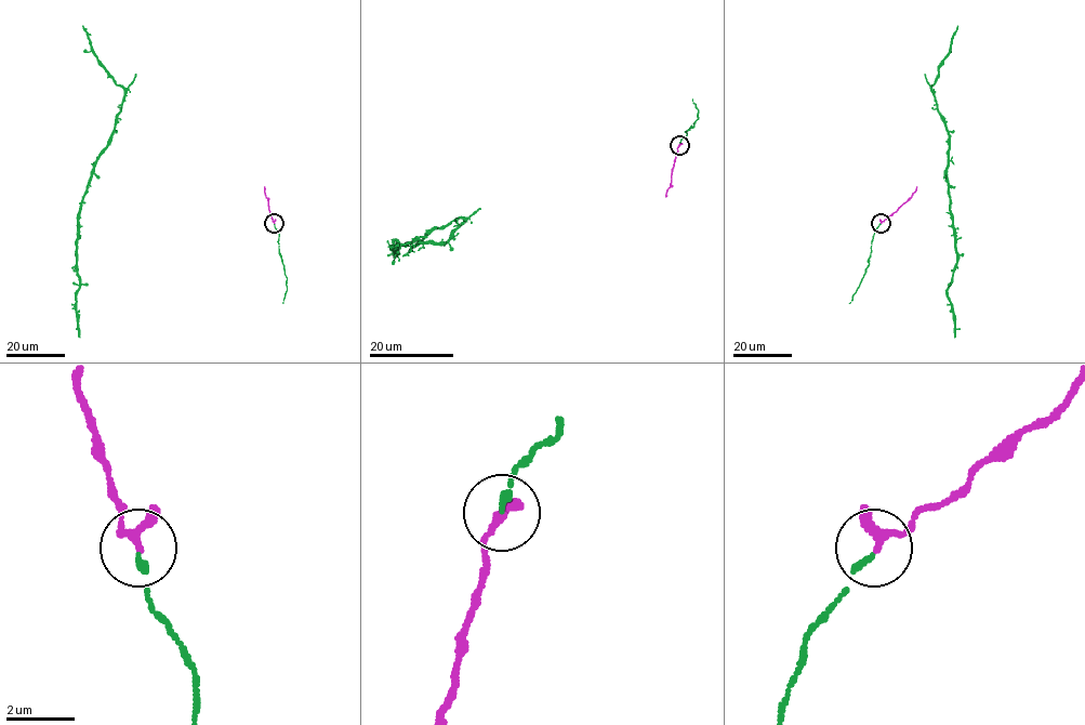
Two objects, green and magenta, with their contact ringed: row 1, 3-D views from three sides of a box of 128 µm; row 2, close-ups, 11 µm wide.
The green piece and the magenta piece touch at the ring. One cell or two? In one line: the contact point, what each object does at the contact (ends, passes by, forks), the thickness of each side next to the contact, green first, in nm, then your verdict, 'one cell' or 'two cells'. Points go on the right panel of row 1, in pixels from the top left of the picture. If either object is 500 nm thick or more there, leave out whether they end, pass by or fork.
(881, 223) | green ends | magenta passes by | 190/200 nm | one cell

